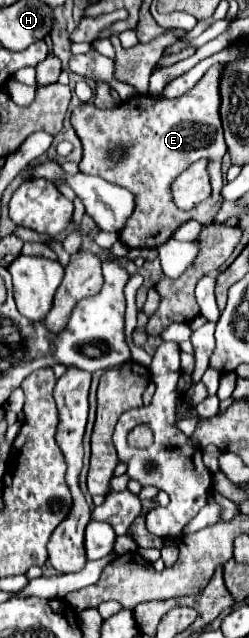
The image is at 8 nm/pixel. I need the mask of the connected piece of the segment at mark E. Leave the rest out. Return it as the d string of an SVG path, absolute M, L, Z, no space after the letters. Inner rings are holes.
M214 65L204 73L204 77L182 97L164 99L150 93L130 97L112 109L100 109L92 101L80 103L72 111L72 127L84 145L84 157L80 161L80 171L88 175L98 175L114 185L120 185L136 197L136 213L128 219L128 225L118 233L118 239L130 249L158 247L166 243L172 233L188 219L202 221L210 225L222 207L222 171L220 161L226 153L226 143L222 137L222 123L218 115L220 93L218 77L222 67ZM114 143L124 143L128 147L128 157L120 165L112 165L106 159L108 149ZM206 157L210 161L210 183L212 195L198 209L182 211L172 199L172 183L176 177L188 169L194 161Z

